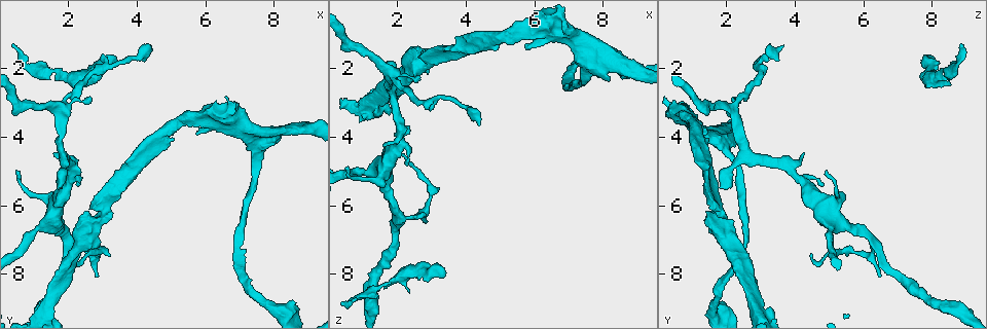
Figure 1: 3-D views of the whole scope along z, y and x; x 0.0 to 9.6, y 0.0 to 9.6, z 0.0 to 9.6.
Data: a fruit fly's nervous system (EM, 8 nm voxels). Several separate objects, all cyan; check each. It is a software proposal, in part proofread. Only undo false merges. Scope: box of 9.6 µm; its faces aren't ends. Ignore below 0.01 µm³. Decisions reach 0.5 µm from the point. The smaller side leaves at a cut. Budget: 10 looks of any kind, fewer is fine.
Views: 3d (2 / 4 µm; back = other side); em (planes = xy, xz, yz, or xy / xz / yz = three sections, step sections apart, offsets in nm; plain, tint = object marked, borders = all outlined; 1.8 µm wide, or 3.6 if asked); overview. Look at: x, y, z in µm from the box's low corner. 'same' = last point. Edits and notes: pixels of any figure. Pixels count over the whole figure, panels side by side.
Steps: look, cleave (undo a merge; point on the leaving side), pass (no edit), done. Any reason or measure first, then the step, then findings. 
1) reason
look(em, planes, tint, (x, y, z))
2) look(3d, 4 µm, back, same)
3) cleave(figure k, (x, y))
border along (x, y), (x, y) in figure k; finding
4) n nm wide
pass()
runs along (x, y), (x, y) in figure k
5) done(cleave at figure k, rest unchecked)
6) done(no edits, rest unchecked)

calibre changes
look(3d, 4 µm, (1.90, 2.30, 8.20))

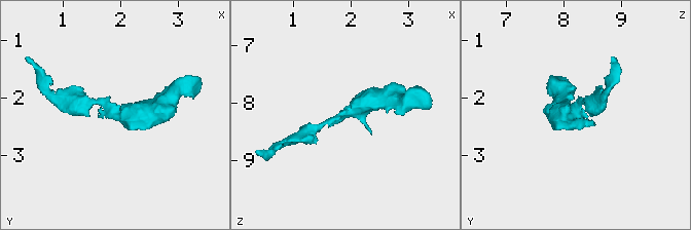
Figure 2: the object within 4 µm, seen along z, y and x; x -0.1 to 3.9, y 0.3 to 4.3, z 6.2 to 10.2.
look(em, planes, tint, (1.90, 2.30, 8.20))

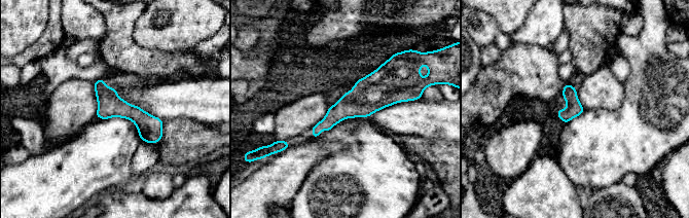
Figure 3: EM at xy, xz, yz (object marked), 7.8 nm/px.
pass()
runs along (405, 96), (367, 96), (315, 134) in figure 3; continuous, no second cell

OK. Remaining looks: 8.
touches itself
look(3d, 4 µm, (8.40, 3.75, 1.80))

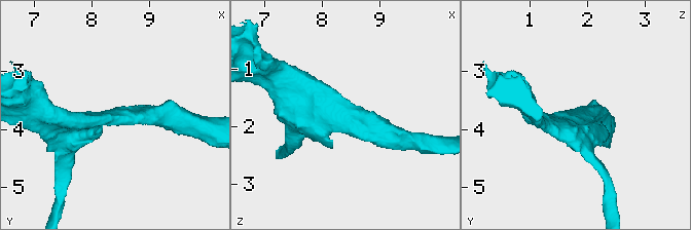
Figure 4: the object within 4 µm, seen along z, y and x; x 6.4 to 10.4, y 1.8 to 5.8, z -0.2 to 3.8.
arms of 300, 300 nm; shape alone is not enough
look(em, yz, step 4, tint, (8.40, 3.75, 1.80))

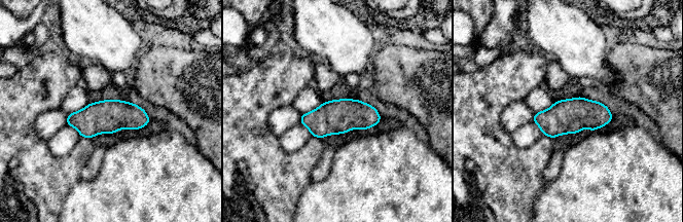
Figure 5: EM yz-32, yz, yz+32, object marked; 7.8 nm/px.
another direction
look(em, xy, step 16, tint, same)

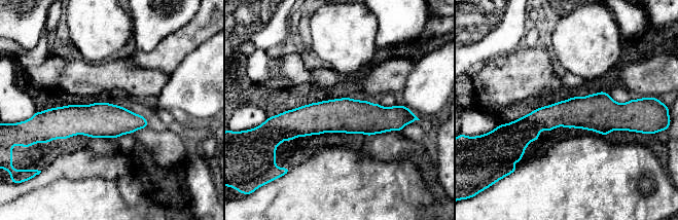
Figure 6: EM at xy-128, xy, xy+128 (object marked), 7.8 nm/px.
240 nm wide
pass()
one cell here

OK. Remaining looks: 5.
four arms meet
look(em, planes, tint, (6.30, 3.60, 0.90))

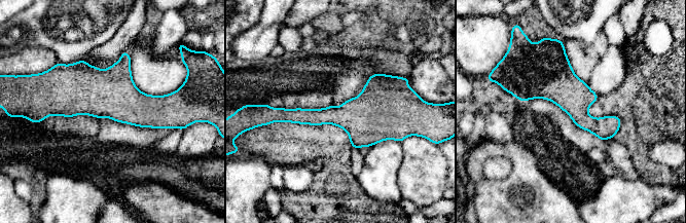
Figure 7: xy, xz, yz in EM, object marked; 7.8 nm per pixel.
pass()
all the same cell

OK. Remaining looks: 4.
sudden change in width
look(3d, 2 µm, (2.75, 6.45, 1.70))

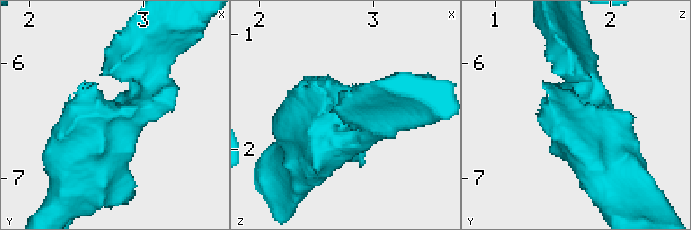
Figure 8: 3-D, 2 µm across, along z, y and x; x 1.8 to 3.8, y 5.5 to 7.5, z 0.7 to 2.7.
now the EM
look(em, planes, tint, (2.80, 6.52, 1.76))

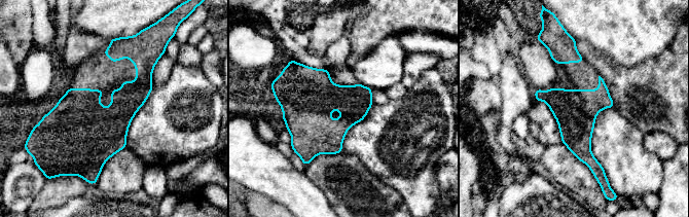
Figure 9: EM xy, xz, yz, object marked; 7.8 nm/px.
pass()
all the same cell

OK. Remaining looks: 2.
done(no edits, rest unchecked)

